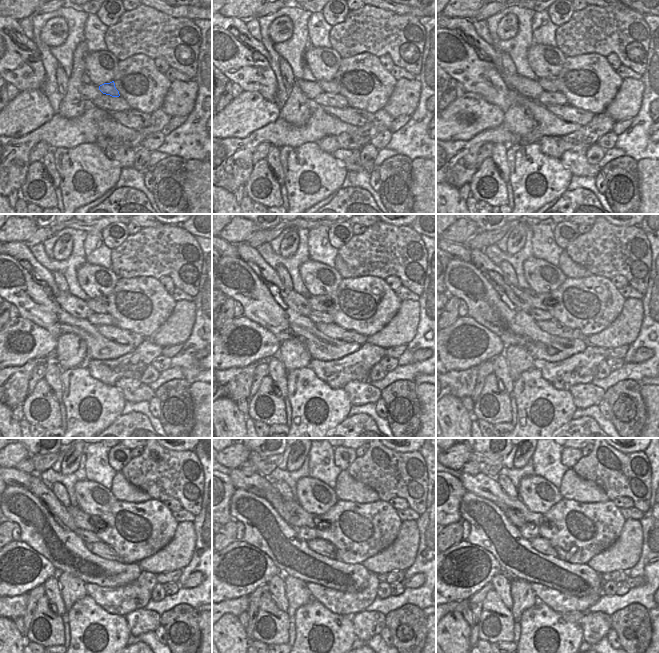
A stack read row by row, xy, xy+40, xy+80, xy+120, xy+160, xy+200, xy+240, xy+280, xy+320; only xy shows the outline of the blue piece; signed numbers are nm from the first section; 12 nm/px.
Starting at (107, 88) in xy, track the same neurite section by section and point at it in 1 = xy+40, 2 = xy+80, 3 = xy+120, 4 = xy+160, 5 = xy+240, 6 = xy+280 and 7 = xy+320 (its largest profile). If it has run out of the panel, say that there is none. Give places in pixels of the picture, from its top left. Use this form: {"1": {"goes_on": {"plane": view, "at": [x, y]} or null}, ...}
{"1": {"goes_on": {"plane": "xy+40", "at": [332, 87]}}, "2": {"goes_on": {"plane": "xy+80", "at": [548, 84]}}, "3": {"goes_on": {"plane": "xy+120", "at": [97, 305]}}, "4": {"goes_on": {"plane": "xy+160", "at": [317, 302]}}, "5": {"goes_on": {"plane": "xy+240", "at": [84, 521]}}, "6": {"goes_on": {"plane": "xy+280", "at": [299, 517]}}, "7": {"goes_on": {"plane": "xy+320", "at": [481, 485]}}}

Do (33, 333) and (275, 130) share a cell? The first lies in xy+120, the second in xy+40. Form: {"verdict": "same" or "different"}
{"verdict": "different"}

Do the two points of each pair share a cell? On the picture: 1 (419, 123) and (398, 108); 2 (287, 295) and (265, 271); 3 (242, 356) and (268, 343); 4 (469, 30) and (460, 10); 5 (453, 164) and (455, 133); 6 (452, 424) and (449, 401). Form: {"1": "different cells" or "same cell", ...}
{"1": "different cells", "2": "same cell", "3": "same cell", "4": "different cells", "5": "different cells", "6": "same cell"}

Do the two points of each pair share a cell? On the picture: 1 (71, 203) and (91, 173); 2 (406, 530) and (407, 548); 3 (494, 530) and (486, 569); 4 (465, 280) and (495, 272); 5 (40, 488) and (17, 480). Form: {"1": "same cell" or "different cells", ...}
{"1": "same cell", "2": "same cell", "3": "different cells", "4": "different cells", "5": "different cells"}

